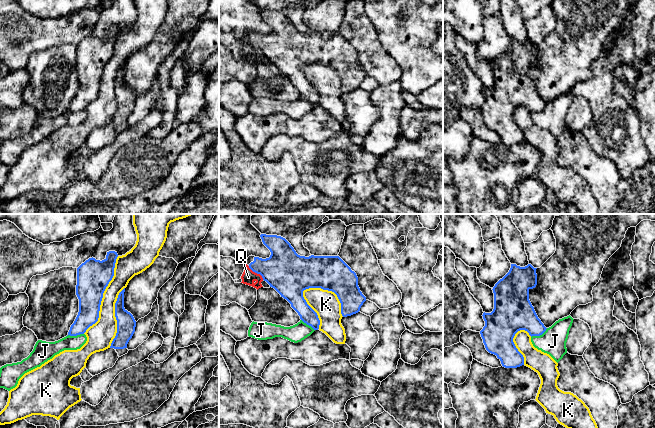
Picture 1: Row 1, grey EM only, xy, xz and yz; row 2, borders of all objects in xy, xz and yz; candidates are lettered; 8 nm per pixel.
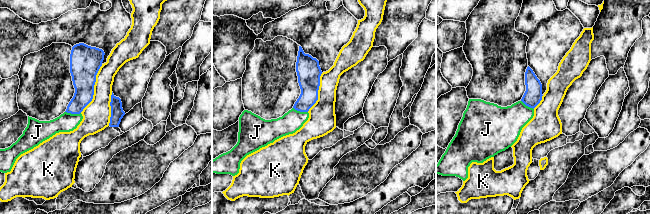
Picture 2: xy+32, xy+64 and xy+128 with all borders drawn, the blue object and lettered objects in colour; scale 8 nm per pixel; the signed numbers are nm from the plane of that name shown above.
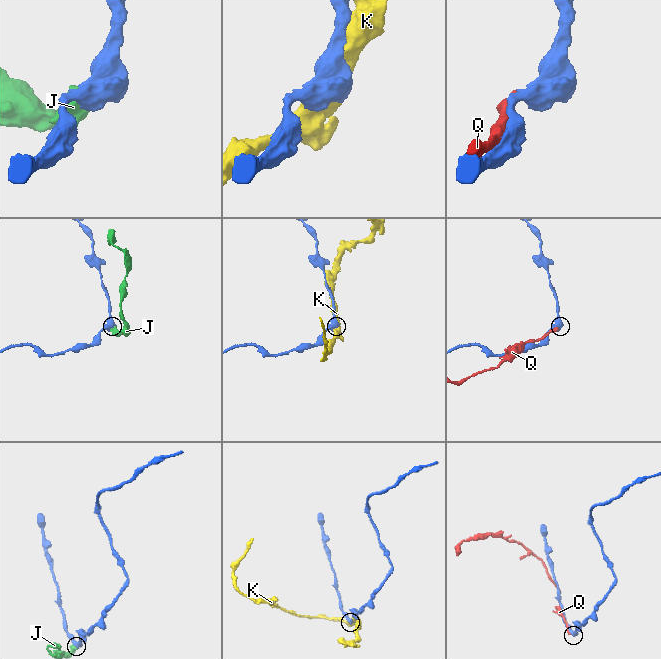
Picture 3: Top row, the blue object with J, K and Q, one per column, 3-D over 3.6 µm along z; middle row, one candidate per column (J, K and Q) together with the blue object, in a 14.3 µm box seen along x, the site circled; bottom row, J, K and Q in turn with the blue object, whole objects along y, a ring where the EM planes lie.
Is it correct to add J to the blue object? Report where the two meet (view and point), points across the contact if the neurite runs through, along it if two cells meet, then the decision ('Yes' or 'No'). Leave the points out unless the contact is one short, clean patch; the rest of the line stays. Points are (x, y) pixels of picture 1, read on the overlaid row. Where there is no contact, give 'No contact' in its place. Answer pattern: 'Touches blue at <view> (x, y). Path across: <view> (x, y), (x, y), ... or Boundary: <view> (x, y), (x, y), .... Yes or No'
Touches blue at yz (539, 335). No

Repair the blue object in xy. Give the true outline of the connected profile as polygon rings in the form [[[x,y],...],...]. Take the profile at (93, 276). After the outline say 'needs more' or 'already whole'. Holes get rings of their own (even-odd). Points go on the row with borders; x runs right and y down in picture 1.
[[[107,252],[102,261],[89,258],[77,268],[76,295],[79,312],[68,335],[77,336],[95,324],[99,318],[103,293],[114,276],[117,252]]] | already whole

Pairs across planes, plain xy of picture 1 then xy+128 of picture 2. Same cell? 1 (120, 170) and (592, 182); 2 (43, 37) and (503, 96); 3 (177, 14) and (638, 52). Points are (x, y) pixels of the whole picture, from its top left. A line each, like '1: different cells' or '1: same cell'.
1: same cell
2: different cells
3: different cells

